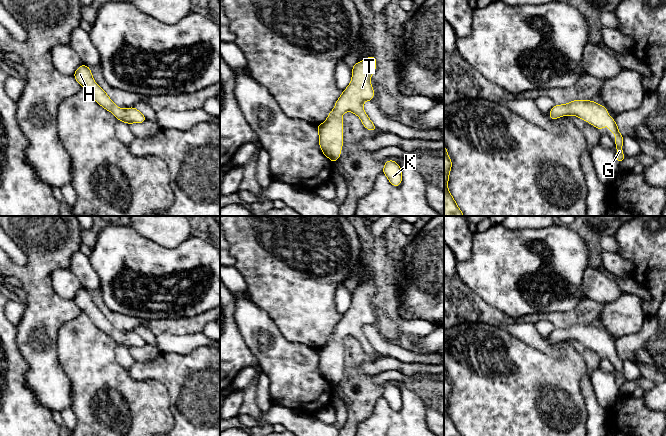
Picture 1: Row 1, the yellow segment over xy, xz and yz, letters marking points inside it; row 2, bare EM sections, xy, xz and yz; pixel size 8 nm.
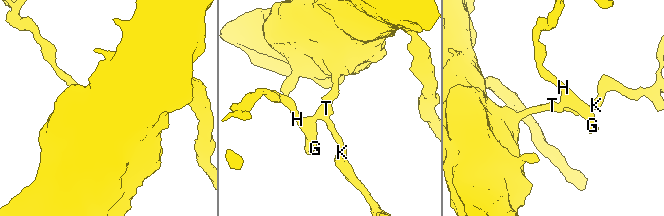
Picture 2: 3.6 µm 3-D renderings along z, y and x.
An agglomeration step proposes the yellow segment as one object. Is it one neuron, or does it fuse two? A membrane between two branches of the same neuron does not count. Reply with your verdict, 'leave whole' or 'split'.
leave whole

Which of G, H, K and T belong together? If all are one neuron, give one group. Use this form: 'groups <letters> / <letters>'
groups G H K T

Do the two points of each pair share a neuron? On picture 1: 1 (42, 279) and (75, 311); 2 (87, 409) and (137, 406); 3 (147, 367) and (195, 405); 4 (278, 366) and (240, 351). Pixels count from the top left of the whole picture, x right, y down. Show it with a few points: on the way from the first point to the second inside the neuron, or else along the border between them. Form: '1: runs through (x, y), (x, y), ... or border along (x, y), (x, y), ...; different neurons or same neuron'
1: runs through (43, 289), (65, 310); same neuron
2: runs through (96, 422), (99, 424), (118, 408), (124, 408); same neuron
3: runs through (159, 370), (183, 393); same neuron
4: border along (241, 336), (256, 359), (258, 367); different neurons

